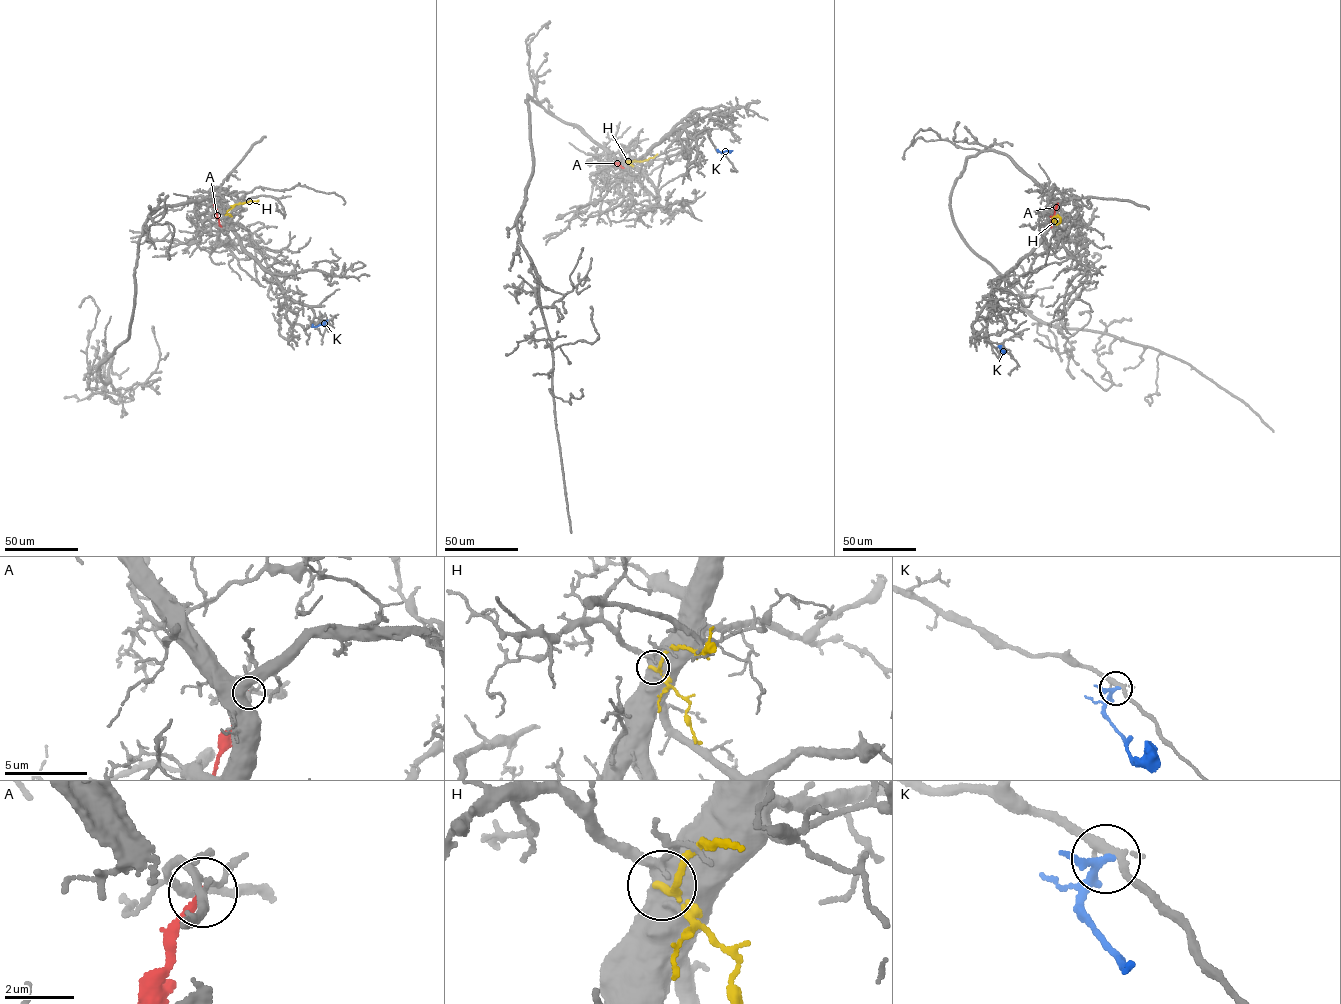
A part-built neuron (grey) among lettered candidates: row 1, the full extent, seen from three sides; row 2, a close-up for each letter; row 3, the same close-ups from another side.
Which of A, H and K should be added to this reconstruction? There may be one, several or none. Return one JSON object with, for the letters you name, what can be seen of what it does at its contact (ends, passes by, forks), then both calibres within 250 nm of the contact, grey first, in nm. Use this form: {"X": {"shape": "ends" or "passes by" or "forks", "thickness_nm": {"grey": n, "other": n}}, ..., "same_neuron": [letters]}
{"same_neuron": []}

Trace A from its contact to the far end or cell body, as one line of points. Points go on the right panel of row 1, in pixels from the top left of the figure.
A: (1058, 203), (1051, 227)

